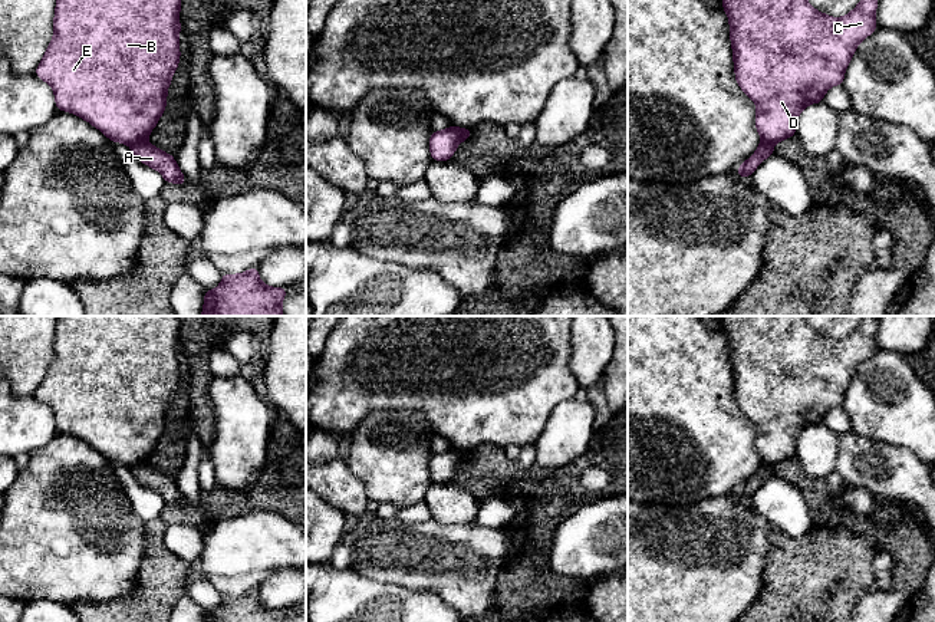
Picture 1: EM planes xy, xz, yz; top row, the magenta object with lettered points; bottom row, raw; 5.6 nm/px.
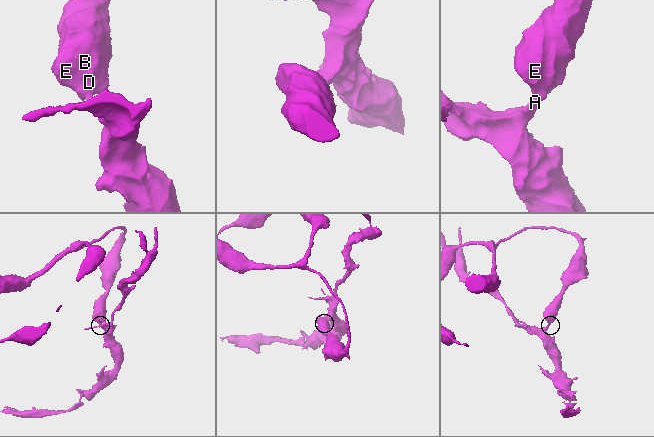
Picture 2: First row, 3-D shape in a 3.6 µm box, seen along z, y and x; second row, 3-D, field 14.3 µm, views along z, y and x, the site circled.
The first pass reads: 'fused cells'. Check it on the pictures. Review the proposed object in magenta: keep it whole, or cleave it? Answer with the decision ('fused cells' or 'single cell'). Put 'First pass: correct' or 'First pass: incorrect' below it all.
fused cells
First pass: correct

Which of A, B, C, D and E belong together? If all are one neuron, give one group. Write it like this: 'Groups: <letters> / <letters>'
Groups: A / B C D E

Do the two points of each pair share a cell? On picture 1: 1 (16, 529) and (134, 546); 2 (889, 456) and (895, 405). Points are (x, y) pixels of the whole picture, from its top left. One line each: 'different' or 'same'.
1: same
2: different

